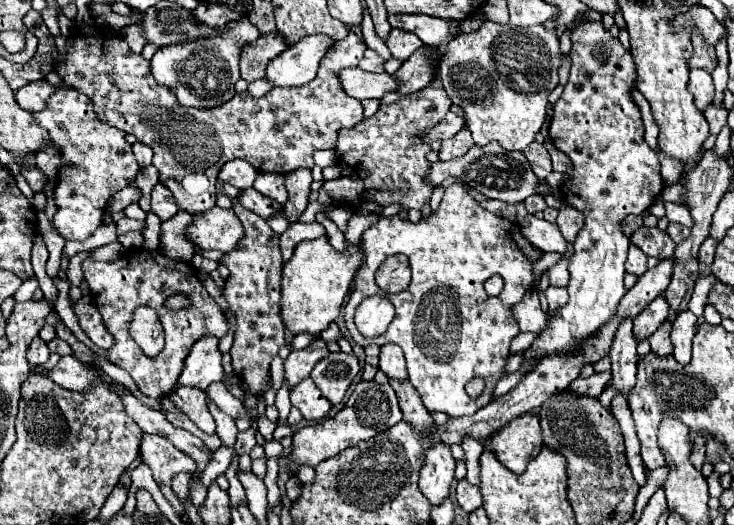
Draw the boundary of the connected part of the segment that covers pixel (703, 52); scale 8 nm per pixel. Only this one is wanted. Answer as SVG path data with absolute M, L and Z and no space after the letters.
M692 34L692 46L694 46L694 54L692 54L692 58L688 58L688 66L712 72L716 68L716 62L718 62L714 48L704 46L704 40L700 38L700 34Z

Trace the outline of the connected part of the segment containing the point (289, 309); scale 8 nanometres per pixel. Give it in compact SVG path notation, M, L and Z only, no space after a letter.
M326 236L316 240L304 240L296 246L294 256L284 264L282 278L282 298L280 298L280 314L284 326L292 334L310 334L320 336L322 330L328 328L330 322L340 314L346 292L350 292L356 270L362 264L362 250L348 244L348 250L336 252Z

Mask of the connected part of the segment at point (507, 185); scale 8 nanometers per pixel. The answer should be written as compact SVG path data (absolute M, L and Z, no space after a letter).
M490 142L486 146L478 146L474 144L464 156L448 160L448 162L436 162L432 164L432 174L428 178L432 178L434 186L440 186L446 178L460 178L462 182L478 188L484 196L488 198L496 198L502 200L506 204L518 204L524 202L528 196L532 196L536 192L538 186L538 178L530 168L530 162L526 160L526 156L522 152L508 152L502 146L498 146L498 142Z

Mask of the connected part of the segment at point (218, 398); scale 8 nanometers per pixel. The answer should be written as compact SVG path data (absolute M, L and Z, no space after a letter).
M214 382L212 386L208 386L208 396L212 398L212 402L222 410L222 412L226 412L228 416L232 416L234 420L240 416L240 412L244 410L244 404L242 404L242 400L238 400L236 396L232 396L230 392L228 392L228 388L224 386L224 382Z

